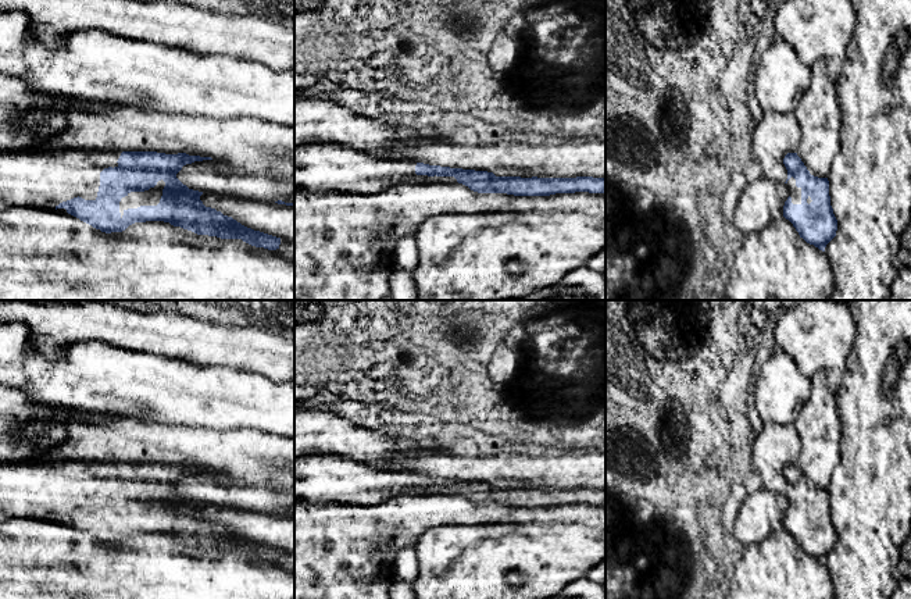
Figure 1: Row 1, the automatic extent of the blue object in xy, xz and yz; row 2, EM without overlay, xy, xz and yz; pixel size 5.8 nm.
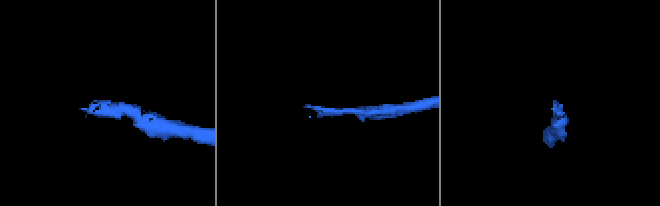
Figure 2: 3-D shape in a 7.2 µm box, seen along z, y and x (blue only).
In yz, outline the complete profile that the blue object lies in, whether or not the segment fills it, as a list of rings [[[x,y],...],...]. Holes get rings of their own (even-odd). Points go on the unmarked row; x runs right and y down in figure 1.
[[[787,464],[783,475],[787,481],[785,495],[789,500],[783,528],[793,535],[800,549],[825,563],[837,542],[829,492],[811,486],[797,464]]]

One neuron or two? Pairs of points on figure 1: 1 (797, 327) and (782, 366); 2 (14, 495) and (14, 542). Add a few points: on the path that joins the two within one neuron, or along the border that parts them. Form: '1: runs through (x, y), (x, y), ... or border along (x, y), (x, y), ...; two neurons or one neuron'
1: border along (775, 346), (779, 346), (808, 377); two neurons
2: border along (14, 519), (47, 520); two neurons

